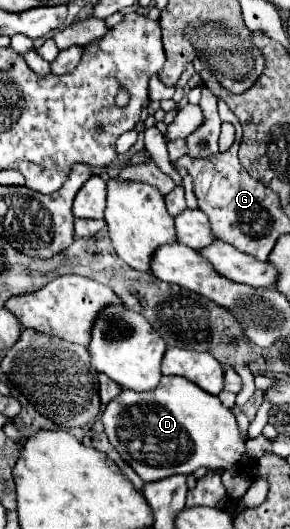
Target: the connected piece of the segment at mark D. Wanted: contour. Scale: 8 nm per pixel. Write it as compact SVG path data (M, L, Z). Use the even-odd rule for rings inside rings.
M162 375L158 387L146 393L122 389L122 393L106 405L100 419L114 449L144 483L178 473L194 473L200 467L230 469L246 459L244 441L248 437L240 435L234 413L226 409L218 397L202 393L198 385L190 385L184 377ZM132 407L138 407L140 415L132 415Z

